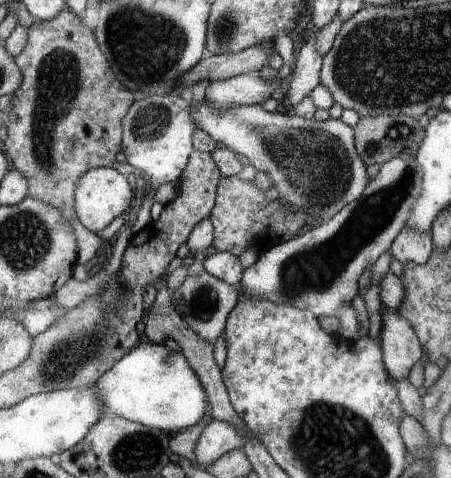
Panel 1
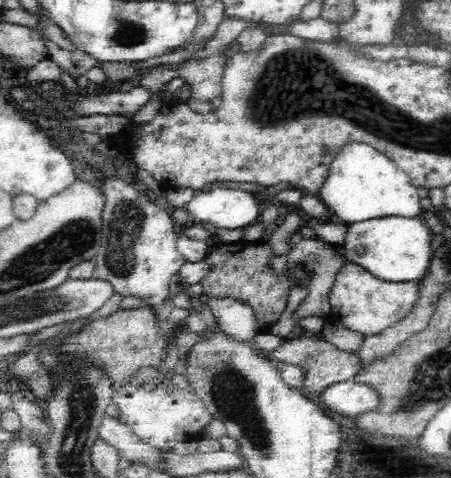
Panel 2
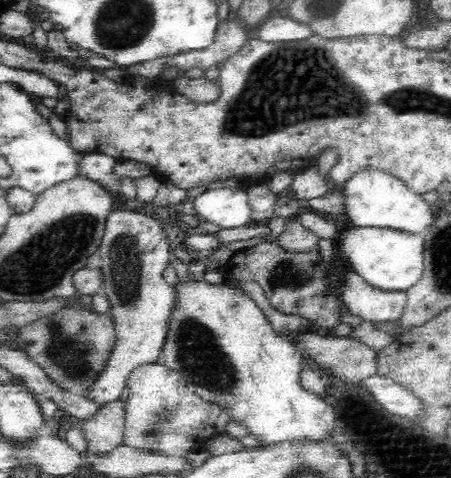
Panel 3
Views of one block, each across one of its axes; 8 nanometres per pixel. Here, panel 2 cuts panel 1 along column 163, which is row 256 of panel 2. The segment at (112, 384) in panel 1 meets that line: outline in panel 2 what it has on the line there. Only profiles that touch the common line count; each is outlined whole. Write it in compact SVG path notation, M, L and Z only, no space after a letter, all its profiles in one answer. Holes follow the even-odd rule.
M372 218L366 222L356 222L350 226L344 240L346 260L350 264L360 264L372 276L384 282L418 282L426 276L430 268L432 234L426 222L418 218Z

